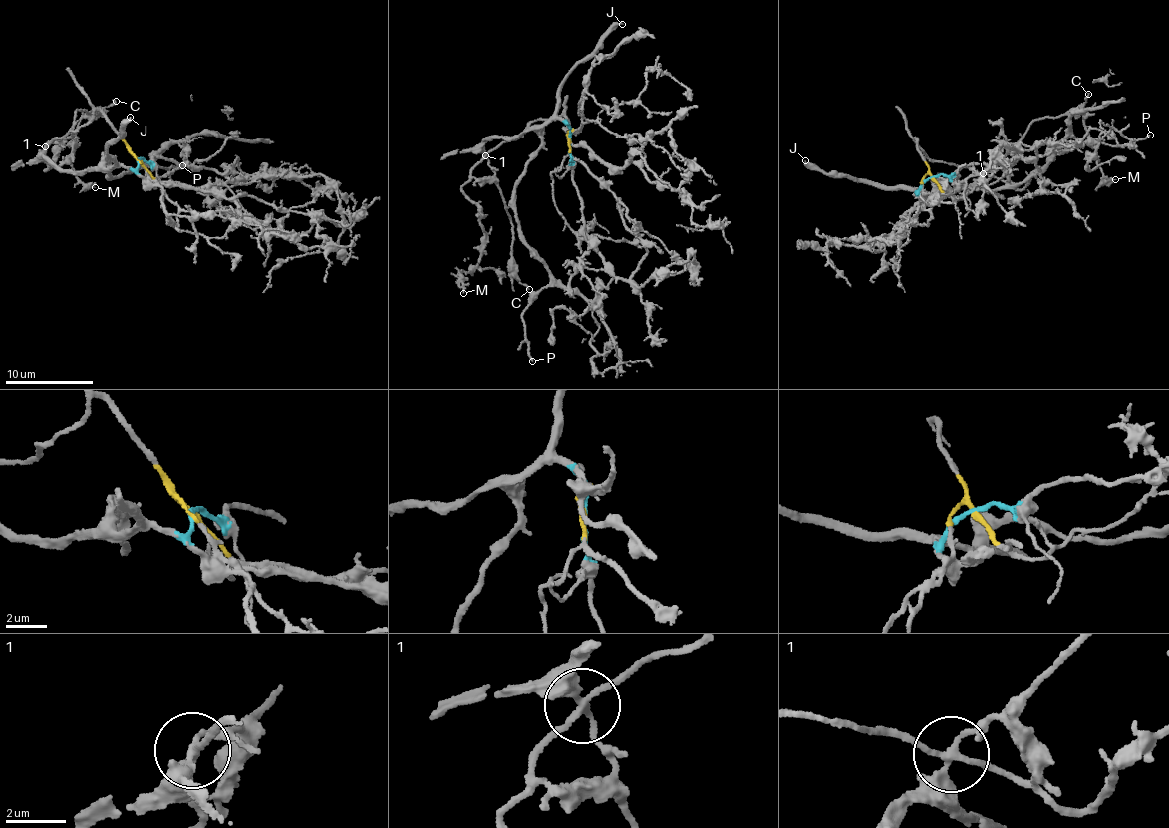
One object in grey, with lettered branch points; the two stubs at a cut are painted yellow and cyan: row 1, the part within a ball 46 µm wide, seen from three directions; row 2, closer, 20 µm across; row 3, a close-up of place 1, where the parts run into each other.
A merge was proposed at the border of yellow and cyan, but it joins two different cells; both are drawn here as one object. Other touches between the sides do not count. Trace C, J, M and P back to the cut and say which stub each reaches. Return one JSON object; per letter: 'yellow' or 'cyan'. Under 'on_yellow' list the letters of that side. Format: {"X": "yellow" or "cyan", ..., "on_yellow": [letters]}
{"C": "cyan", "J": "cyan", "M": "yellow", "P": "cyan", "on_yellow": ["M"]}

